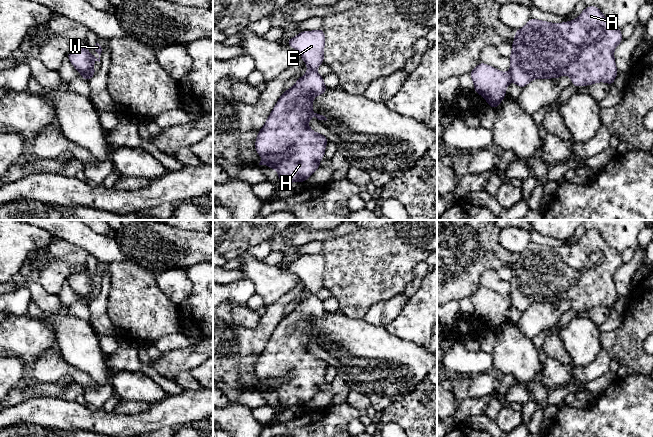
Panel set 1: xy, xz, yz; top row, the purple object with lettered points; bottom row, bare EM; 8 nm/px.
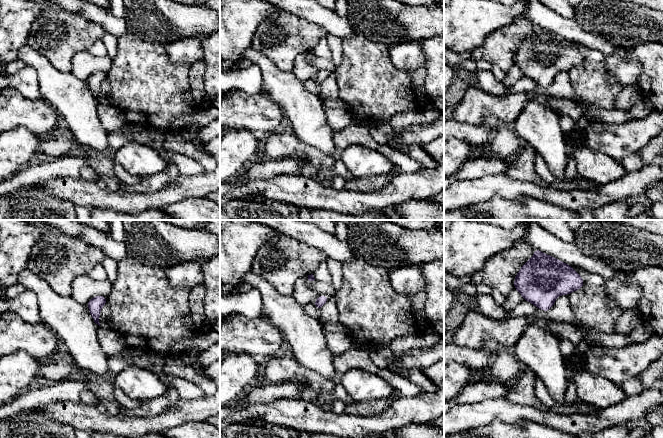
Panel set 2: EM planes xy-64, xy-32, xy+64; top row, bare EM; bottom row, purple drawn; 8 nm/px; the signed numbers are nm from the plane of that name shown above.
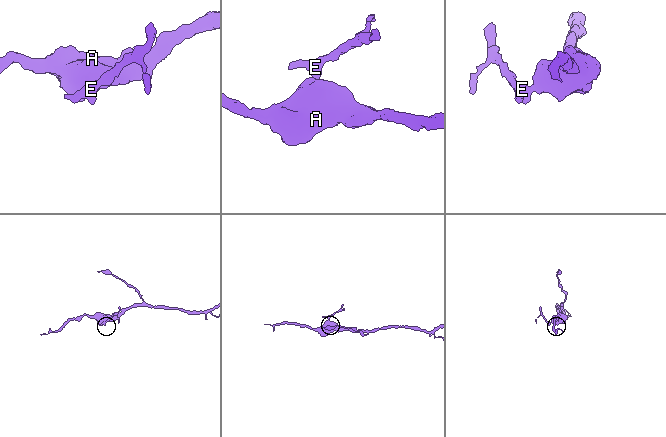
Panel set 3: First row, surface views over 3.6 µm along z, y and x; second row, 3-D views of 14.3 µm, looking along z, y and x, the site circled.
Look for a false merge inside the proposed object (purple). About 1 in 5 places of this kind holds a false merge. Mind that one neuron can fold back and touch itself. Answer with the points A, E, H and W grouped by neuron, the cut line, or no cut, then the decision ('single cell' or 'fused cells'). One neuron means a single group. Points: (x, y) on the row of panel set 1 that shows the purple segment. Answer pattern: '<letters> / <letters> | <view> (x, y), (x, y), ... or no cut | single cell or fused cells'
A H W / E | yz (509, 71), (511, 80) | fused cells

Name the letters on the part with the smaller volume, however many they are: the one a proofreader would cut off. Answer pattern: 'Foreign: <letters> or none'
Foreign: E

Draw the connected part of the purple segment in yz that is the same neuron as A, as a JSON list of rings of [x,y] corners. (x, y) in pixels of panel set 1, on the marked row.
[[[588,6],[576,19],[562,23],[551,23],[530,18],[524,27],[515,32],[509,57],[511,81],[523,88],[533,79],[557,79],[563,75],[568,75],[572,81],[571,85],[576,87],[599,82],[605,82],[612,86],[619,73],[615,63],[614,50],[622,41],[621,29],[610,23],[596,6]]]

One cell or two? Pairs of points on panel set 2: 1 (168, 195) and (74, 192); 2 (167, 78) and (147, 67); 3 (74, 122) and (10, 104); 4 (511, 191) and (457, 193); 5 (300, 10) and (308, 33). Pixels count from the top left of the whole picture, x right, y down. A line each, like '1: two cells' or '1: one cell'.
1: one cell
2: one cell
3: two cells
4: one cell
5: two cells

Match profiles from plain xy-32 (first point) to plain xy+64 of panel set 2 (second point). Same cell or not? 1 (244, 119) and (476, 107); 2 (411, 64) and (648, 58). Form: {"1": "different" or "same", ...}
{"1": "same", "2": "different"}

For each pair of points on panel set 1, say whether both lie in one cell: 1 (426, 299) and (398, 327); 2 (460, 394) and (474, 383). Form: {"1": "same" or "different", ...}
{"1": "same", "2": "same"}

